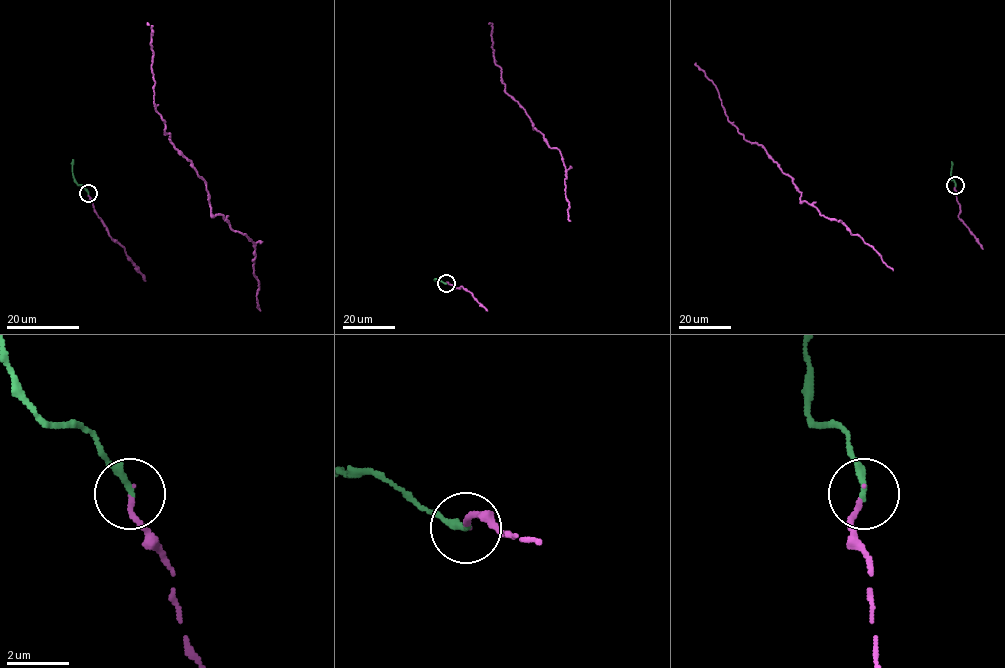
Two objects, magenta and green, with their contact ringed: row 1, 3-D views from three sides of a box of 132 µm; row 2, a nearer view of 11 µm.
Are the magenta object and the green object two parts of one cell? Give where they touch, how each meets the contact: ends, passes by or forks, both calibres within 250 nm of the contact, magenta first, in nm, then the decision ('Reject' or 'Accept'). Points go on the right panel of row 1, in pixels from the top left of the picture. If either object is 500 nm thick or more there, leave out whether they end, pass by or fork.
Place: (955, 185). At the ring magenta ends. At the ring green ends. Thickness 150 nm (magenta) against 240 nm. Accept

